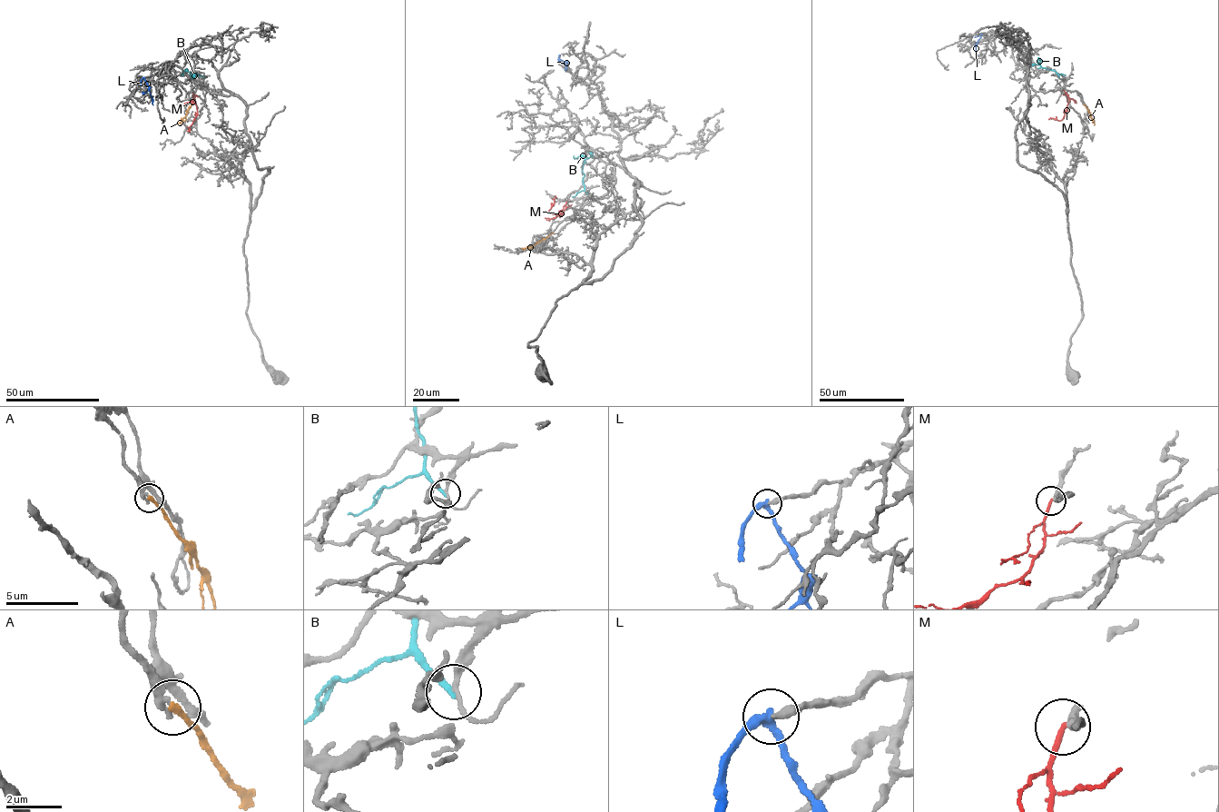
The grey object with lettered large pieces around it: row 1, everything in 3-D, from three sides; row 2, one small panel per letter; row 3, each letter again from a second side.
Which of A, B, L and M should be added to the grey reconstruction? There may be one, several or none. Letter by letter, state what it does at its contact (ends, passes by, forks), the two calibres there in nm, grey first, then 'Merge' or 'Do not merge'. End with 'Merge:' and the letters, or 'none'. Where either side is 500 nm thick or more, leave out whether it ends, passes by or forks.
A: It ends there. Thickness 360 nm (grey) against 200 nm. Do not merge
B: It ends there. Thickness 180 nm (grey) against 220 nm. Do not merge
L: It passes by. Thickness 320 nm (grey) against 320 nm. Do not merge
M: It ends there. Thickness 260 nm (grey) against 180 nm. Do not merge
Merge: none

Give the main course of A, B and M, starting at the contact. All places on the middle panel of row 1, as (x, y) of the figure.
A: (553, 232), (527, 247), (531, 247)
B: (587, 193), (584, 190), (582, 170), (585, 157), (575, 158), (574, 155)
M: (566, 201), (564, 214), (554, 214), (549, 210), (555, 195)

